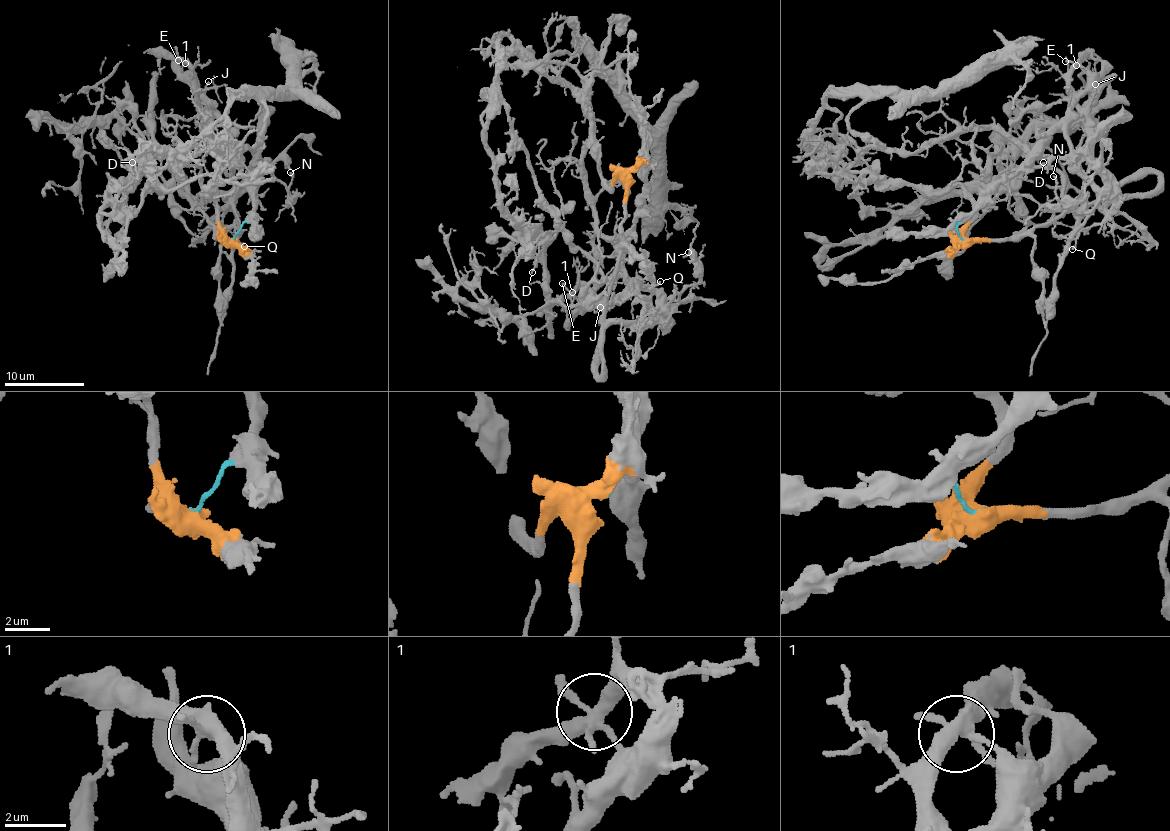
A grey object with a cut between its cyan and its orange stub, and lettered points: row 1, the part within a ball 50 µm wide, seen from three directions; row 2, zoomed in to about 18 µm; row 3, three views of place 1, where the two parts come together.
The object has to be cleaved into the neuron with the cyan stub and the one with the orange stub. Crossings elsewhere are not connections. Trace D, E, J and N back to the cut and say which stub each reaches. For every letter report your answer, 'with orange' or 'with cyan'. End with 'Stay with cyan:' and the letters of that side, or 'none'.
D: with orange
E: with cyan
J: with orange
N: with orange
Stay with cyan: E

